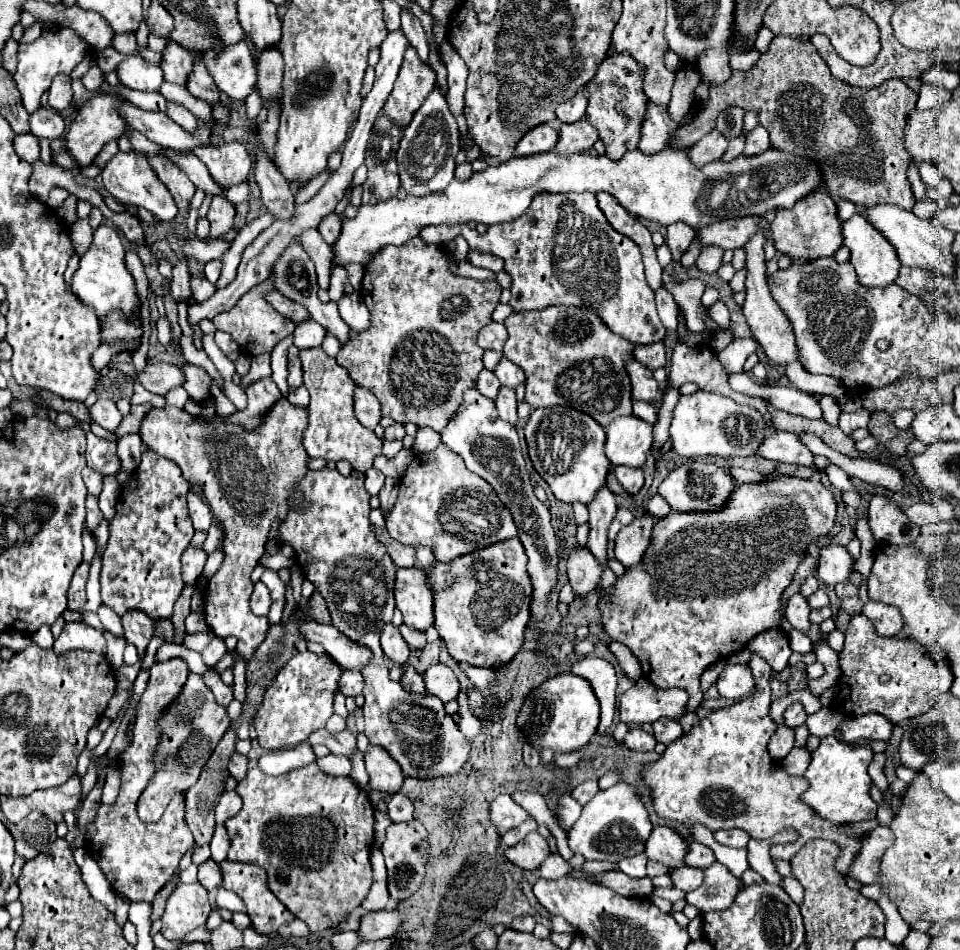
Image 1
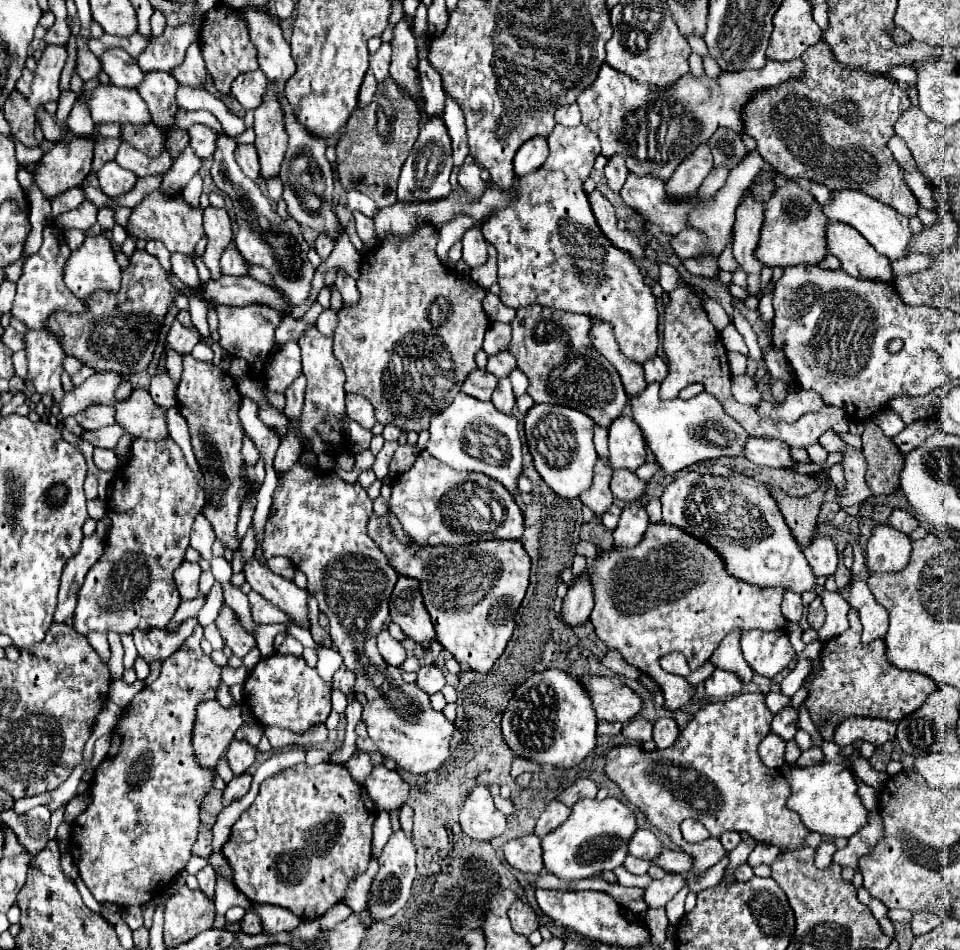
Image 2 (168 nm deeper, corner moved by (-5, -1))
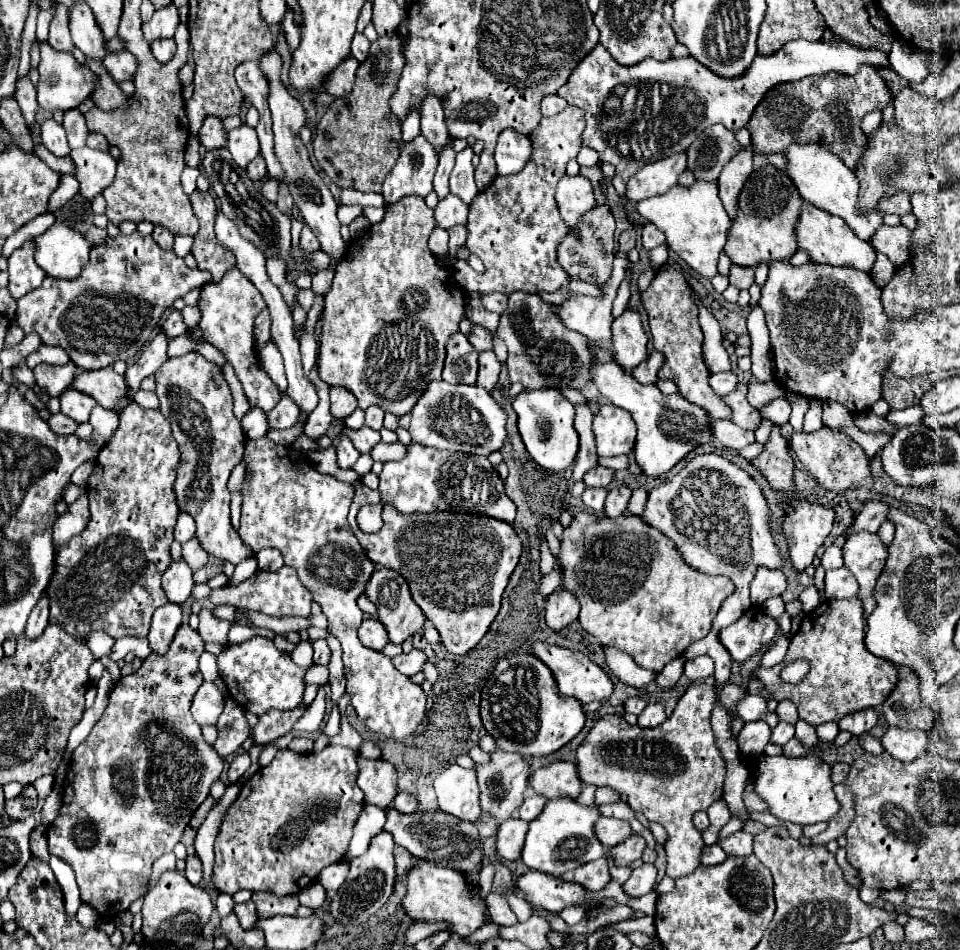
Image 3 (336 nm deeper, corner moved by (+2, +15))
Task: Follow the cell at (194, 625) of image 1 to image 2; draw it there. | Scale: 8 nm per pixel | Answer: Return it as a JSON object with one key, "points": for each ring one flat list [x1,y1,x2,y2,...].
{"points":[[198,624,192,636,162,662,158,680,146,686,134,696,130,706,124,708,114,734,118,742,112,742,108,758,96,768,92,782,92,800,88,808,74,820,72,856,80,870,84,884,92,896,104,904,114,902,118,906,146,904,158,892,170,886,174,876,184,870,192,856,192,844,198,832,198,812,206,792,212,788,212,770,204,770,196,764,192,754,192,724,196,716,196,704,216,698,216,688,222,682,222,668,202,652,200,640,204,628]]}

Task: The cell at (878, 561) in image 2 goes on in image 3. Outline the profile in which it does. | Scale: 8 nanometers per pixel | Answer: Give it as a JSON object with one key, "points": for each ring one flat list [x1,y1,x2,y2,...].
{"points":[[869,532,851,534,843,544,843,560,845,568,853,572,859,584,859,598,863,602,863,618,867,620,875,610,873,588,883,572,887,560,887,546,879,540,879,536]]}

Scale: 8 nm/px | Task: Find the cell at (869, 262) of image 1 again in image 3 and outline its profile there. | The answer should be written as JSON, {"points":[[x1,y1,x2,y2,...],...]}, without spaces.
{"points":[[803,202,803,206,801,206,801,214,799,214,799,220,795,226,795,234,797,234,799,250,807,252,809,262,813,262,813,264,849,266,849,268,869,272,873,262,875,262,875,256,877,256,875,250,871,248,871,244,865,240,859,240,855,236,855,232,845,224,845,220,841,220,837,216,829,216,829,212,813,208,813,204,809,204,809,202]]}

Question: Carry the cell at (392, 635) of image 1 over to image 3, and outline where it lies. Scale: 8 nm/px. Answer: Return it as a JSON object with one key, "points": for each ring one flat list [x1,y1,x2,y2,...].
{"points":[[369,618,369,620,363,620,361,622,361,628,359,628,359,640,365,648,371,648,371,650,383,650,385,644,389,642,387,640,387,634,385,634,385,628,381,626,381,622,377,618]]}

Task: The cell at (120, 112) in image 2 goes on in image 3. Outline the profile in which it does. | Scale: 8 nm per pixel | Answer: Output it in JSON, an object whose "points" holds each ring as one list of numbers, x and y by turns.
{"points":[[41,42,41,62,39,62,39,82,37,82,37,102,47,112,67,112,77,108,85,98,91,96,97,78,89,68,79,64,69,52,55,52,47,42]]}

